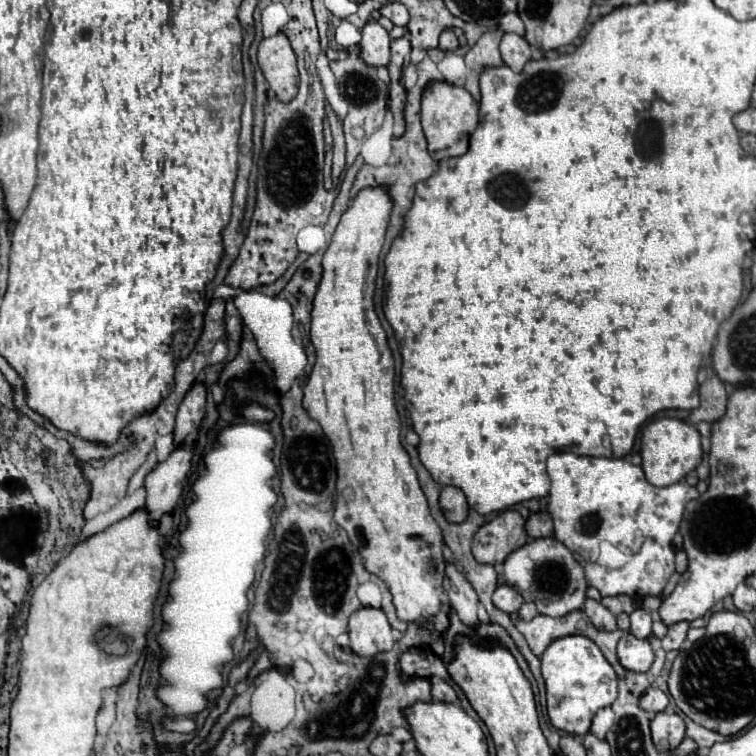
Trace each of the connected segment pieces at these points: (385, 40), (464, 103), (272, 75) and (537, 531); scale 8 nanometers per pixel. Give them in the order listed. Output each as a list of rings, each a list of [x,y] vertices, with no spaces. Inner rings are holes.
[[[369,21],[363,27],[361,39],[361,57],[371,67],[381,67],[389,63],[389,33],[377,23]]]
[[[445,81],[429,83],[421,101],[421,121],[429,143],[429,155],[435,161],[463,155],[469,147],[467,137],[475,131],[479,123],[479,105],[465,87],[457,87]]]
[[[283,33],[263,39],[257,61],[277,99],[283,103],[291,101],[299,89],[299,71],[289,39]]]
[[[539,511],[539,513],[531,513],[525,525],[529,537],[539,539],[539,537],[551,537],[553,535],[553,523],[551,523],[551,515],[547,511]]]

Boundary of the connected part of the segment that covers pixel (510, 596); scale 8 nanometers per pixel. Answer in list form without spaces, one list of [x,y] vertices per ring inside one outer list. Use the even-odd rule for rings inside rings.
[[[503,583],[503,585],[499,585],[495,589],[493,603],[495,603],[495,607],[499,607],[505,613],[515,613],[515,611],[519,611],[519,607],[523,603],[523,597],[513,587],[509,587],[509,585]]]

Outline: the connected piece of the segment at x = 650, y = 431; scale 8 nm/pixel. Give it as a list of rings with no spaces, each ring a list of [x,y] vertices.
[[[667,416],[655,417],[643,427],[640,455],[643,457],[641,467],[645,471],[647,481],[657,487],[667,487],[671,483],[681,481],[701,463],[701,435],[693,425],[685,423],[684,420]]]

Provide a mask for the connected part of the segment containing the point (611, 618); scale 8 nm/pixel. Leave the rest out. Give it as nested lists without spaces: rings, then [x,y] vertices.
[[[587,599],[585,601],[585,613],[587,617],[591,619],[591,623],[603,631],[615,631],[617,629],[617,623],[615,623],[615,615],[605,609],[599,601],[593,601],[593,599]]]

